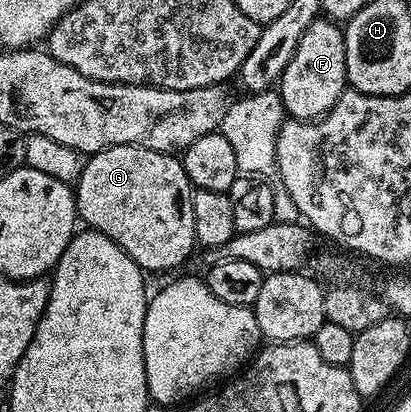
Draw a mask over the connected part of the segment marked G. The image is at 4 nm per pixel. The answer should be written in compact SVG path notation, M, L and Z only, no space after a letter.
M117 145L110 147L104 151L94 152L86 160L84 171L81 173L78 182L73 187L75 193L75 210L78 218L83 219L88 228L92 231L100 231L105 233L105 237L109 237L117 245L121 245L121 249L125 249L125 253L129 253L129 257L133 257L133 261L137 266L142 267L144 272L151 271L171 271L174 267L179 267L191 255L191 250L196 250L195 230L193 229L193 188L189 177L185 173L182 162L174 154L165 151L154 151L153 149L145 149L144 147L134 147L133 145Z

